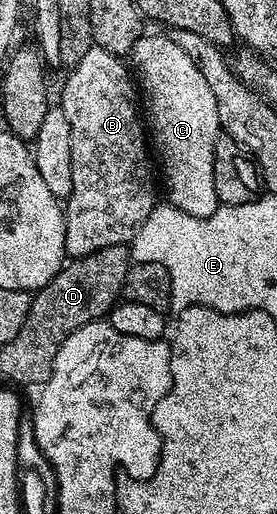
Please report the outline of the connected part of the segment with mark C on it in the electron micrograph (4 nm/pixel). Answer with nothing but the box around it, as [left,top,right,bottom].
[131,33,222,216]

